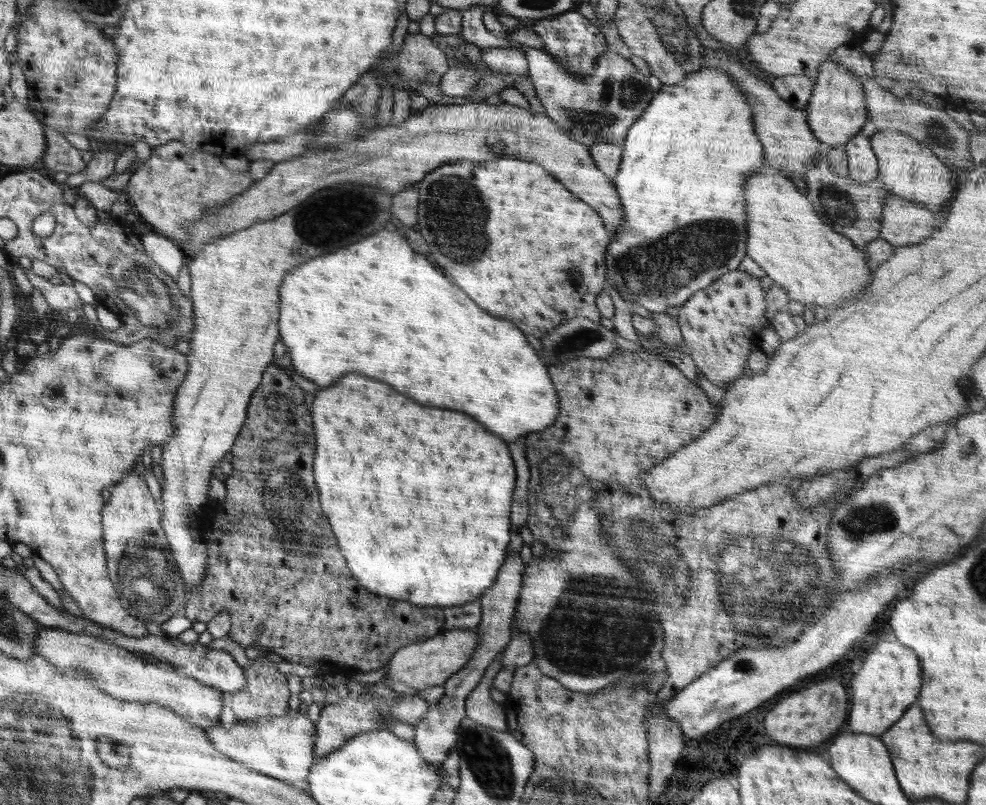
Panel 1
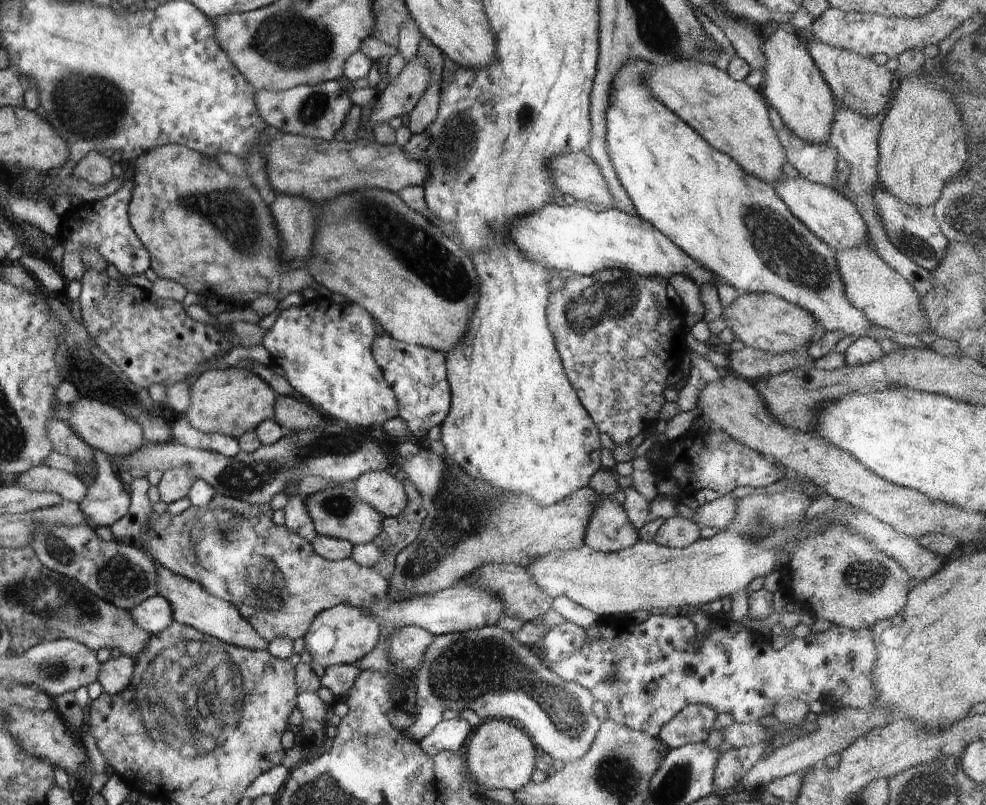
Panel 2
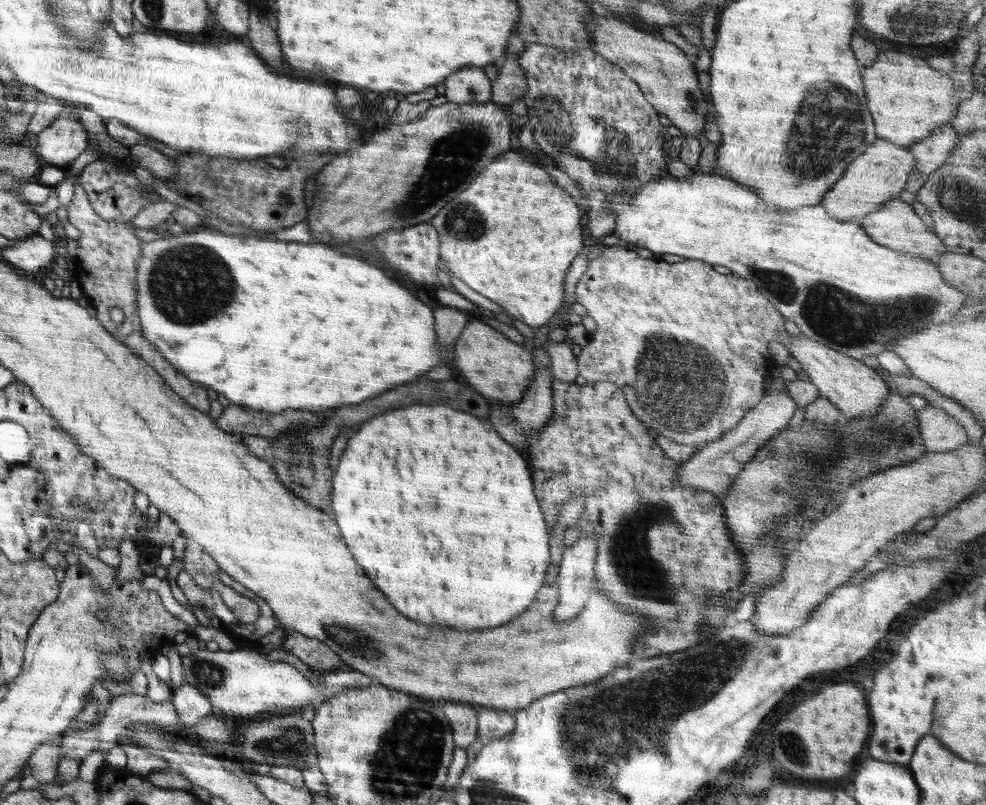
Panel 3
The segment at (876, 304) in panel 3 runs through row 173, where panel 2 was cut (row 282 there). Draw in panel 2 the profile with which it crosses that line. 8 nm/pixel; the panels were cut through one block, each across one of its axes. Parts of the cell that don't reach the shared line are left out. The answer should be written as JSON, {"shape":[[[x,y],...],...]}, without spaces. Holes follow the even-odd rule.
{"shape":[[[550,202],[536,214],[512,220],[510,234],[512,242],[520,248],[520,252],[524,252],[526,260],[554,270],[570,270],[578,275],[594,276],[598,272],[618,269],[634,272],[638,276],[660,276],[667,281],[670,276],[682,276],[699,287],[716,282],[712,272],[682,252],[648,220],[620,209],[594,212],[586,206],[562,204],[561,207]]]}

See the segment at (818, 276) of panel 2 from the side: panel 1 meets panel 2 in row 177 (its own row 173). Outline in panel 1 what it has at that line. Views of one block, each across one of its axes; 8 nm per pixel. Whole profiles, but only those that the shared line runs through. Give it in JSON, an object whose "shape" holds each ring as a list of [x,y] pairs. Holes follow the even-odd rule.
{"shape":[[[700,68],[698,72],[692,72],[684,80],[680,80],[678,84],[662,84],[644,113],[628,129],[628,134],[622,142],[620,168],[616,177],[612,179],[614,188],[618,192],[618,198],[621,200],[622,210],[624,210],[624,224],[622,231],[615,232],[611,236],[611,242],[605,255],[605,272],[606,283],[614,286],[618,290],[618,295],[629,305],[638,304],[652,313],[665,313],[668,308],[682,307],[695,292],[706,288],[720,276],[738,269],[746,256],[747,240],[746,216],[744,216],[746,208],[744,208],[744,200],[742,200],[742,186],[746,183],[746,178],[758,173],[765,162],[763,146],[754,132],[752,117],[752,108],[750,108],[746,96],[740,92],[740,88],[736,86],[736,82],[730,76],[726,76],[720,68]]]}

